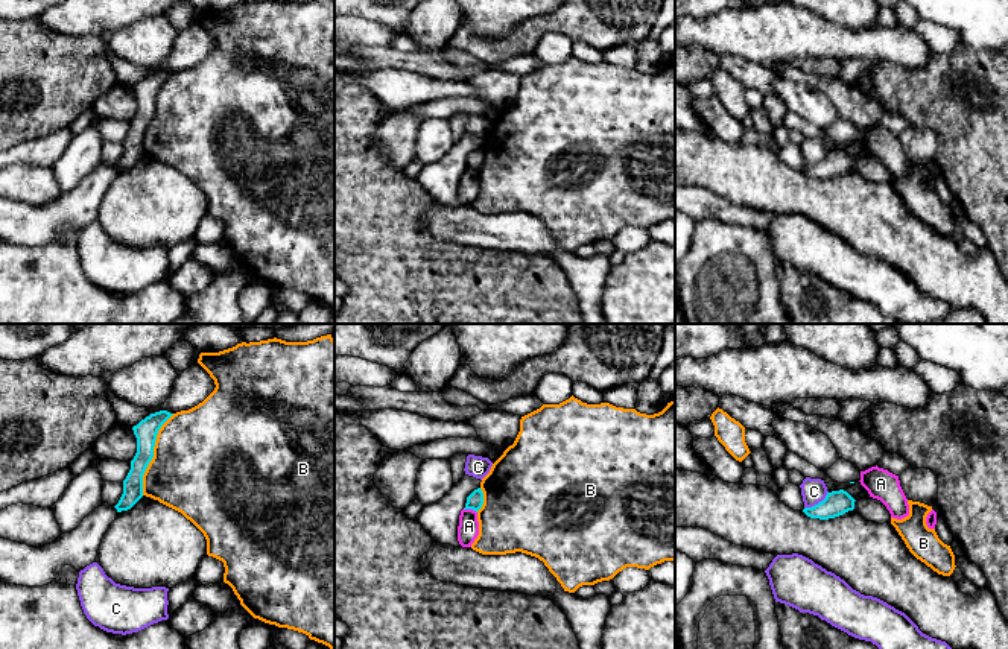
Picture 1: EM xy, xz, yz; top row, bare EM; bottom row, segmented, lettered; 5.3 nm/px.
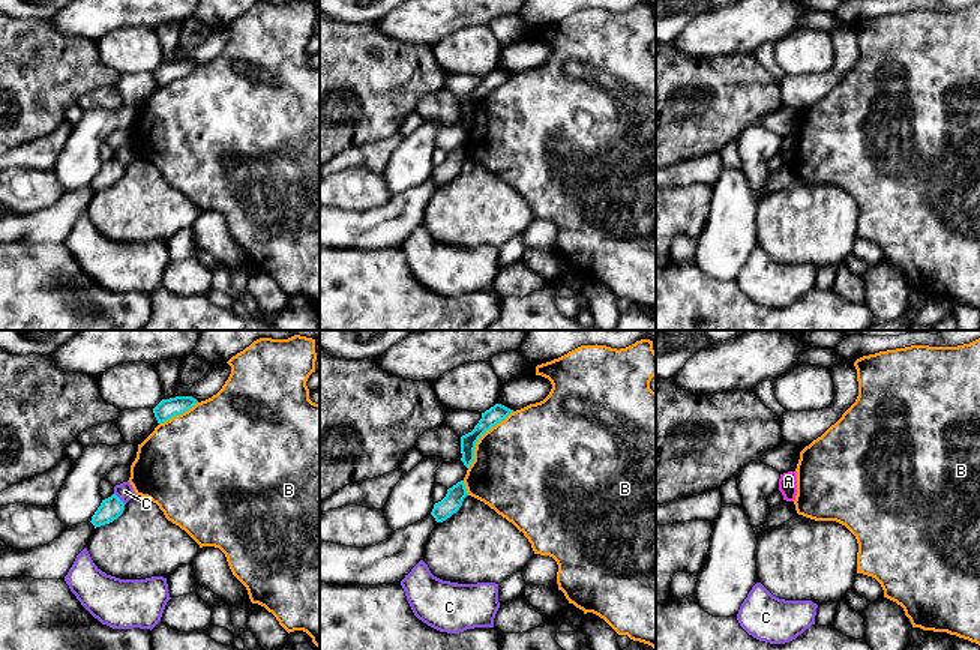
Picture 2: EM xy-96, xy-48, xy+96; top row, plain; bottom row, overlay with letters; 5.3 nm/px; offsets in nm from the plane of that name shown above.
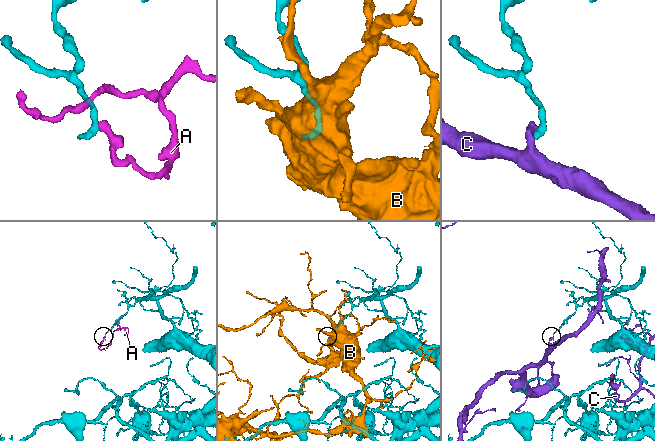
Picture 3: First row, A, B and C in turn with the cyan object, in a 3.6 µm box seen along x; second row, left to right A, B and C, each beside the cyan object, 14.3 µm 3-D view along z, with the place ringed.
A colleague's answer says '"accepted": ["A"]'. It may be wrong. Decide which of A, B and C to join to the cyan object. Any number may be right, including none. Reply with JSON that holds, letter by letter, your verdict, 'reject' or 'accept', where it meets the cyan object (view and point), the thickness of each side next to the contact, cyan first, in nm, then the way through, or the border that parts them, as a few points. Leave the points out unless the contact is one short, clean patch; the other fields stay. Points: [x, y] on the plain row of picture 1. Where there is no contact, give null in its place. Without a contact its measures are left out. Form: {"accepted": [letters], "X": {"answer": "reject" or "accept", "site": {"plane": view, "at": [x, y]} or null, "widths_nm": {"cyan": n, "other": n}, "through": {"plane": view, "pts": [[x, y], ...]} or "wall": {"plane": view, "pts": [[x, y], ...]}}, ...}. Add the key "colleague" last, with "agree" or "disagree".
{"accepted": [], "A": {"answer": "reject", "site": {"plane": "xz", "at": [470, 167]}, "widths_nm": {"cyan": 90, "other": 110}, "wall": {"plane": "xz", "pts": [[464, 167], [472, 167], [476, 172]]}}, "B": {"answer": "reject", "site": {"plane": "xy", "at": [152, 114]}, "widths_nm": {"cyan": 120, "other": 500}}, "C": {"answer": "reject", "site": {"plane": "yz", "at": [818, 163]}, "widths_nm": {"cyan": 130, "other": 130}}, "colleague": "disagree"}

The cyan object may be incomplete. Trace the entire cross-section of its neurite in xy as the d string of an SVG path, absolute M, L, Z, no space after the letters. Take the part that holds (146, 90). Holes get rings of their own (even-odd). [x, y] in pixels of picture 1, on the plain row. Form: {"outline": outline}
{"outline": "M160 70L151 73L132 87L137 97L137 112L131 120L131 129L123 140L123 154L114 166L117 172L131 169L143 157L143 134L154 117L158 90L173 73Z"}

